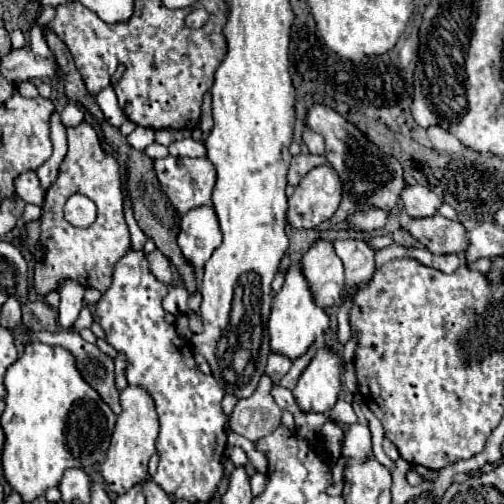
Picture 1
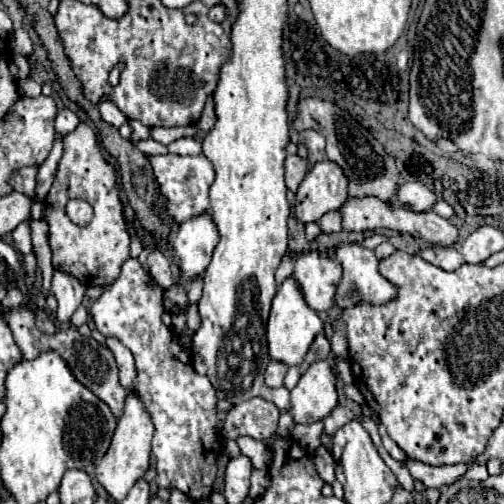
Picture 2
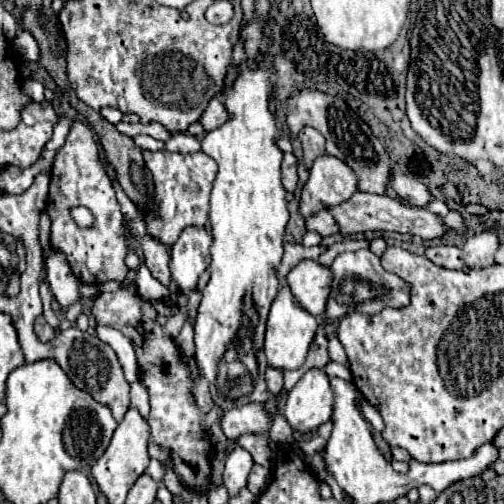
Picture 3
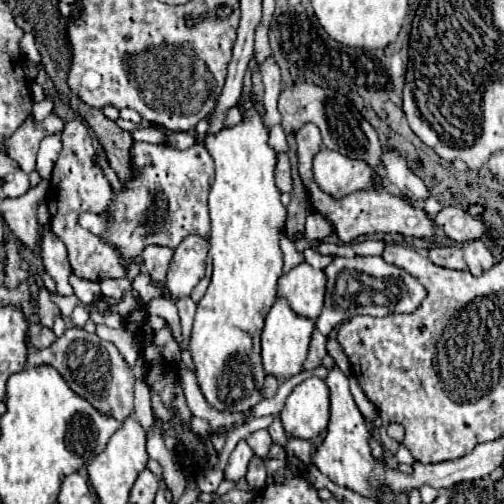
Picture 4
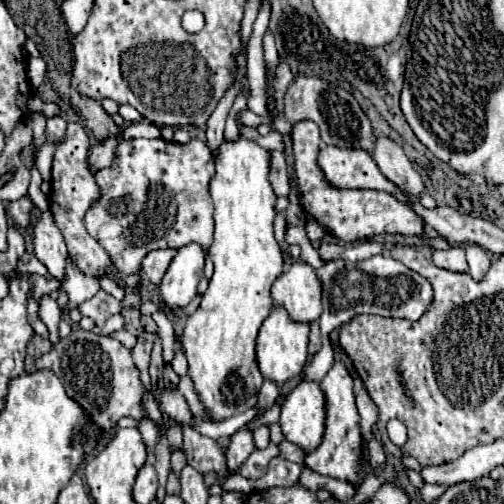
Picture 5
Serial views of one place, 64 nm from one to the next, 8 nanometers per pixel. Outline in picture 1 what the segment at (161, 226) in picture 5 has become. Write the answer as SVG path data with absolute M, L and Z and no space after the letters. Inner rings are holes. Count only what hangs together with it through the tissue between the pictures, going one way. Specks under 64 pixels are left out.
M166 156L162 160L154 160L156 176L168 194L170 204L180 212L188 212L190 208L210 204L212 188L216 186L216 168L212 168L212 162L208 158L174 158ZM72 194L66 200L64 216L72 226L78 226L78 228L88 228L92 224L92 208L86 208L86 206L84 208L76 208L76 194Z

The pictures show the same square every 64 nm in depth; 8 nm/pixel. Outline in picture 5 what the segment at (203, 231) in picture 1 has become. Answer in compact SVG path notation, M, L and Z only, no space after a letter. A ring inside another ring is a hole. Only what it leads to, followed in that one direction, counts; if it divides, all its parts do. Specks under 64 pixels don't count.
M196 242L178 250L160 284L160 296L166 308L184 308L196 296L196 286L204 276L204 256L202 246Z

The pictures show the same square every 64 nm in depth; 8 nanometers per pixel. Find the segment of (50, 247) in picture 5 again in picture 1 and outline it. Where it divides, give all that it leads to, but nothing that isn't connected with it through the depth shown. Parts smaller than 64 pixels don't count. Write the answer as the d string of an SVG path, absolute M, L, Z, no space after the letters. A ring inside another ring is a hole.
M66 280L60 288L60 306L58 306L58 324L64 328L64 330L72 330L76 320L78 320L78 314L84 306L84 286L72 282L72 280Z

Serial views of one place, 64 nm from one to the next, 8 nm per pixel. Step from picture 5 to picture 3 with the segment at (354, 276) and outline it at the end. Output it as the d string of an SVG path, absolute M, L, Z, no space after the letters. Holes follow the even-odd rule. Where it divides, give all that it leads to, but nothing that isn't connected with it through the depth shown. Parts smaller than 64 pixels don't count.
M356 250L356 252L344 252L338 254L332 262L332 294L328 298L326 306L326 318L328 320L340 320L348 312L364 312L364 314L376 314L388 306L400 308L408 304L408 284L400 280L398 276L392 276L390 272L384 272L380 266L380 258L372 254L370 250Z

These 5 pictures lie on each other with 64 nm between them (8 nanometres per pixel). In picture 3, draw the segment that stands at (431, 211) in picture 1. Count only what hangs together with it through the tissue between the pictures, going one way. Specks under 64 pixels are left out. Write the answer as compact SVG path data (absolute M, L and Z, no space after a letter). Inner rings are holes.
M392 166L390 186L396 190L398 198L404 200L404 202L410 204L410 206L426 208L426 206L432 202L430 190L428 190L422 182L414 180L414 178L410 178L410 176L404 176L396 166Z

